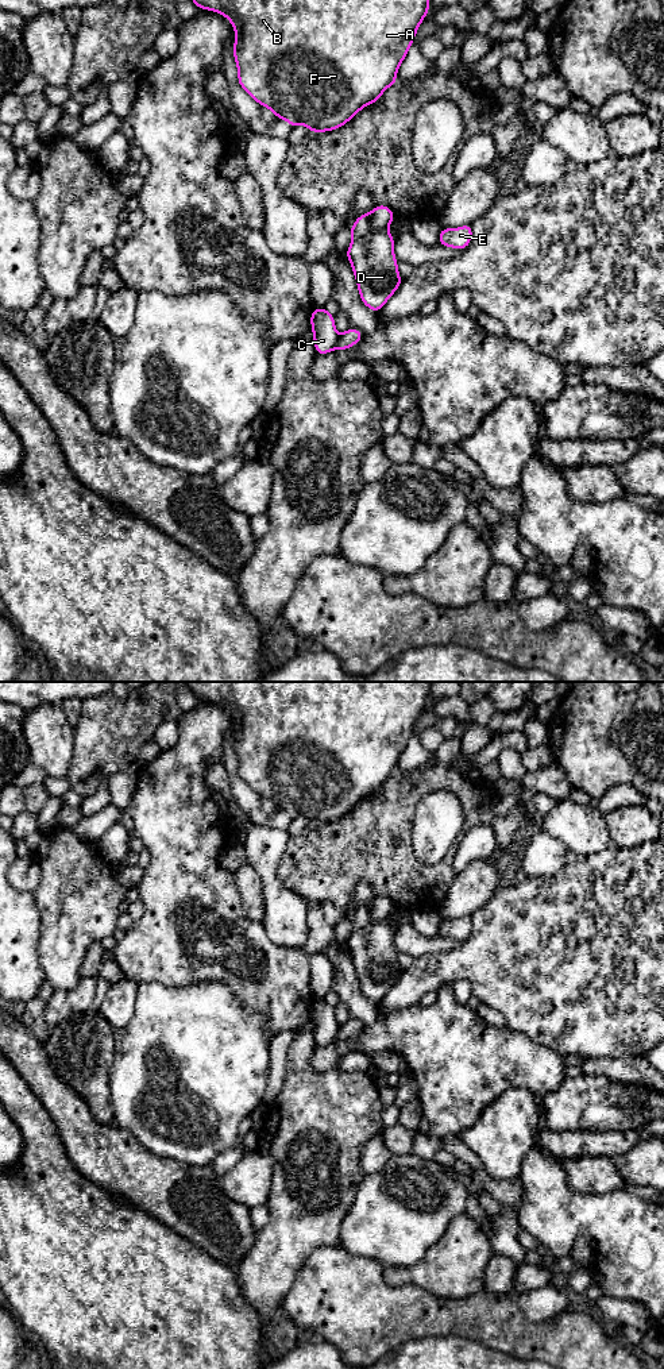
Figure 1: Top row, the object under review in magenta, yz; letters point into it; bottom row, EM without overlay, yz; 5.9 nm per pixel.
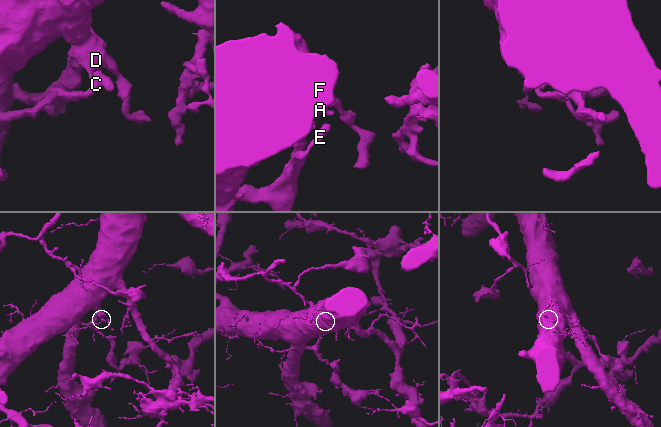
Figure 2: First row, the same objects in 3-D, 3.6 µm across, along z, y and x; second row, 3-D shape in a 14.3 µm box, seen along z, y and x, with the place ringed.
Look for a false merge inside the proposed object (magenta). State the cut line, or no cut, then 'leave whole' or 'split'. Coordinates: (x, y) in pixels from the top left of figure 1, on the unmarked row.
yz (370, 905), (375, 920), (386, 918) | split

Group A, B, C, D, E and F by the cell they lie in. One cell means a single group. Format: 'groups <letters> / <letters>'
groups A B C E F / D

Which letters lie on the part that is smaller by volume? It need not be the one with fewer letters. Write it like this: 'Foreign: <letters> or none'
Foreign: D

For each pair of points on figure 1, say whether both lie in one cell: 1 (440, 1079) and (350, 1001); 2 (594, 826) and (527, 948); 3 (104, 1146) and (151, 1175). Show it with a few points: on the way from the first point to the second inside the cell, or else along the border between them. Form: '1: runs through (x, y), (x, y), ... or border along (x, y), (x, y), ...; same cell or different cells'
1: border along (379, 1014), (370, 1025), (363, 1026); different cells
2: border along (609, 848), (575, 857); different cells
3: runs through (116, 1159), (131, 1173), (139, 1175); same cell

